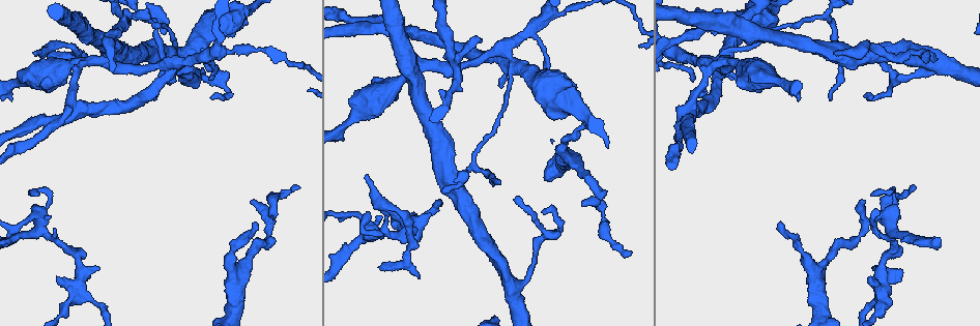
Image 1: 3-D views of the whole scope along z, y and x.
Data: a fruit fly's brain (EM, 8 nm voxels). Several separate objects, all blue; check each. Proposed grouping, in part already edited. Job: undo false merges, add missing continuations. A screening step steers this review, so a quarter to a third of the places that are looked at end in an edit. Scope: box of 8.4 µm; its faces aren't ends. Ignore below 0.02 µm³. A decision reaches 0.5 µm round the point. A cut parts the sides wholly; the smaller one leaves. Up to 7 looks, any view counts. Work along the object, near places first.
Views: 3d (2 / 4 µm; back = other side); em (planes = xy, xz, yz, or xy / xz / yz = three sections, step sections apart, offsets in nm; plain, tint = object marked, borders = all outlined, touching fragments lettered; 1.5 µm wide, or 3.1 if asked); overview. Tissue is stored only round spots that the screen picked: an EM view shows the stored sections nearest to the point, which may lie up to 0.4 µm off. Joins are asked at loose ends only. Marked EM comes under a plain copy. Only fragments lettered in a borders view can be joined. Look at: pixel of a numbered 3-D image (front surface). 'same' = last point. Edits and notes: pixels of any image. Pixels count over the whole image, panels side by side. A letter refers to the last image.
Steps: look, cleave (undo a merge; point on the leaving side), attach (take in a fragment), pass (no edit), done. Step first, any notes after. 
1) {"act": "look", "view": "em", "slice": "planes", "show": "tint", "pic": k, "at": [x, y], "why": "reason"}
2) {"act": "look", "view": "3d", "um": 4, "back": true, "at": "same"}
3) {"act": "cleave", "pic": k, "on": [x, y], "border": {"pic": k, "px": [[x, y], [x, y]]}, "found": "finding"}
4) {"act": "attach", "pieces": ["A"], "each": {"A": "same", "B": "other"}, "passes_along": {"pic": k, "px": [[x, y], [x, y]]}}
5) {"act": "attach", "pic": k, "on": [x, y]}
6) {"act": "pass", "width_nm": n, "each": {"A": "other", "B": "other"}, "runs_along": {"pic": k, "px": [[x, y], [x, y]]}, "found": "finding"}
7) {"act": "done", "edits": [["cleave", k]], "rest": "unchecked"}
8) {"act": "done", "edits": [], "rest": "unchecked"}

{"act": "look", "view": "em", "slice": "planes", "show": "tint", "pic": 1, "at": [581, 204], "why": "free end"}

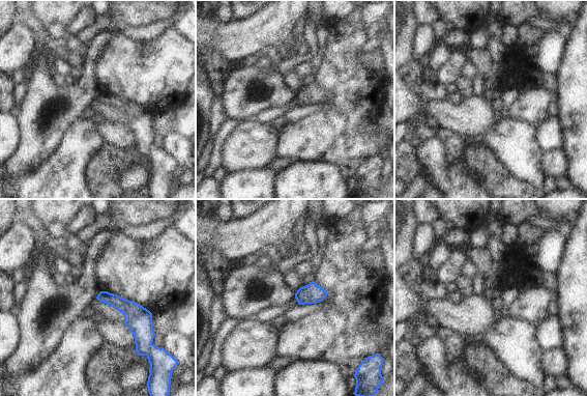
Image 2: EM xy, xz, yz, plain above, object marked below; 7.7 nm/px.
{"act": "look", "view": "em", "slice": "planes", "show": "borders", "at": "same", "why": "see the neighbours"}

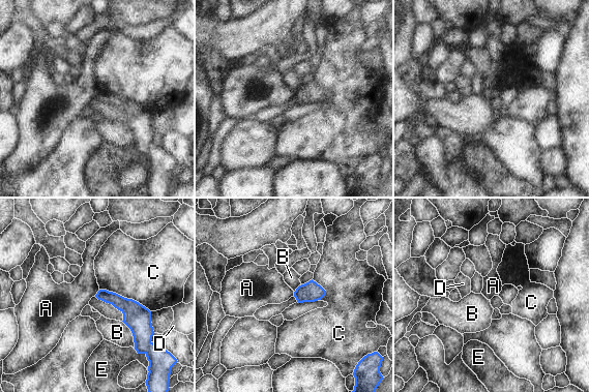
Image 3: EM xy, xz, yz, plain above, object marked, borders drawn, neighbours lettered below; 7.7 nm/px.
{"act": "pass", "width_nm": 100, "each": {"A": "other", "B": "other", "C": "other", "D": "other", "E": "other"}, "found": "no lettered fragment goes on from it"}

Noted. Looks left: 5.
{"act": "look", "view": "em", "slice": "xy", "step": 8, "show": "borders", "pic": 1, "at": [254, 222], "why": "thin end"}

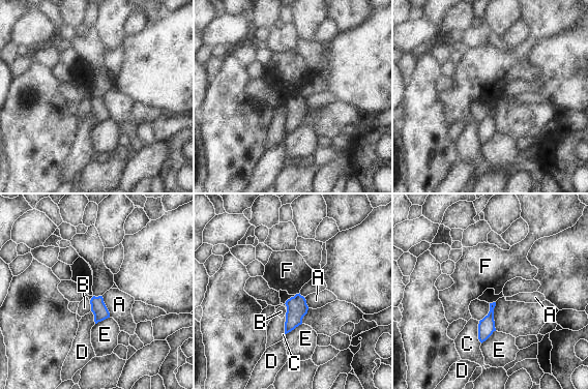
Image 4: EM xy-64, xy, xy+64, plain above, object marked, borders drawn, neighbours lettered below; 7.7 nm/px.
{"act": "look", "view": "em", "slice": "planes", "show": "borders", "at": "same"}

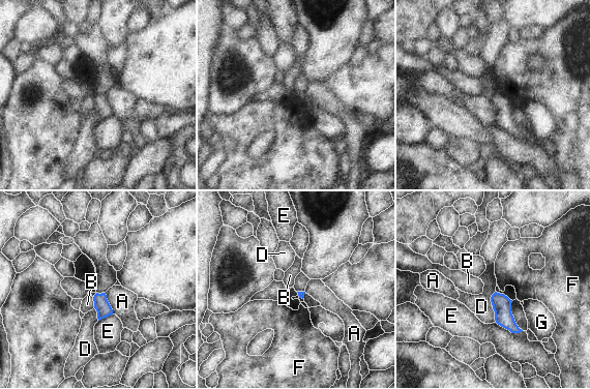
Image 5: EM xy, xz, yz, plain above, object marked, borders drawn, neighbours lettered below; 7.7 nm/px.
{"act": "pass", "longest_contact_nm": ["D", 240], "each": {"A": "other", "B": "other", "D": "other", "E": "other", "F": "other", "G": "other"}, "border": {"pic": 5, "px": [[495, 291], [491, 304], [496, 322]]}, "found": "no lettered fragment goes on from it"}

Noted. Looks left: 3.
{"act": "look", "view": "em", "slice": "planes", "show": "tint", "pic": 1, "at": [34, 52], "why": "free end"}

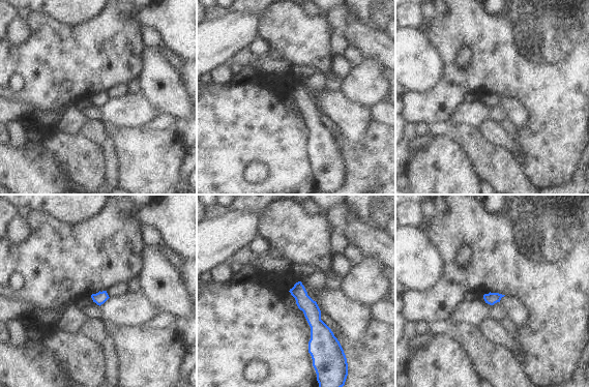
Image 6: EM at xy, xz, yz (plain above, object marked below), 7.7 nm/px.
{"act": "look", "view": "em", "slice": "planes", "show": "borders", "at": "same"}

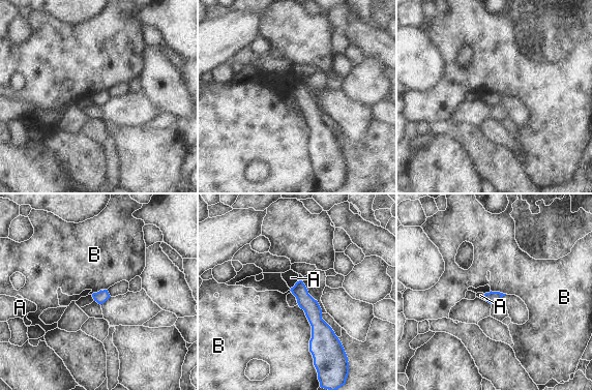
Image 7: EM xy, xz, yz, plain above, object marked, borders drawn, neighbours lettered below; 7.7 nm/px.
{"act": "attach", "pieces": ["A"], "each": {"A": "same", "B": "other"}, "passes_along": {"pic": 7, "px": [[311, 306], [295, 284], [291, 277]]}, "found": "the cell continues"}

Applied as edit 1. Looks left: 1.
{"act": "done", "edits": [["attach", 7]], "rest": "unchecked"}

